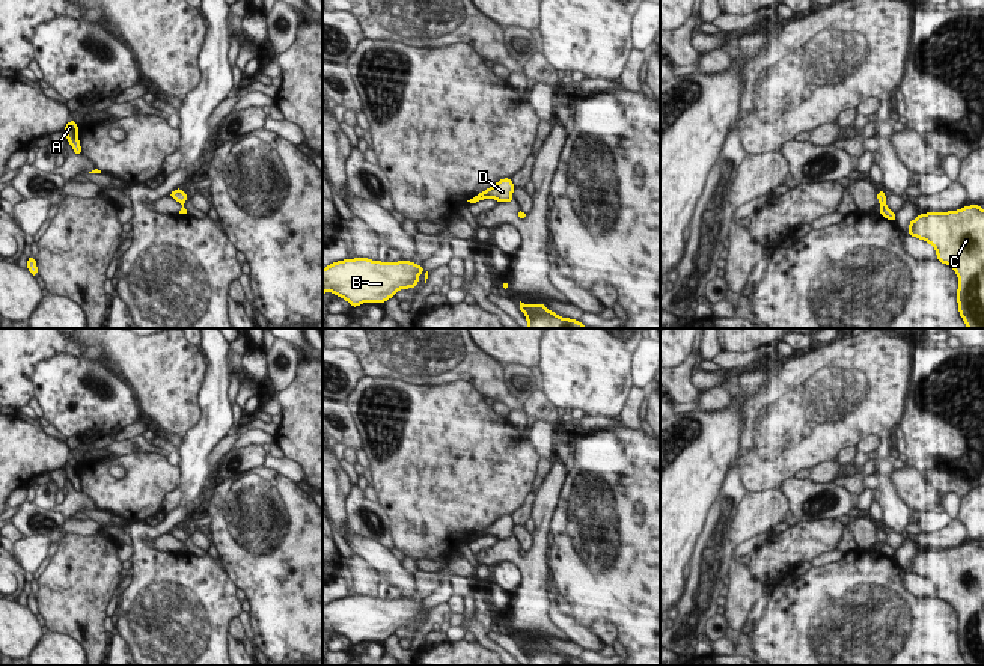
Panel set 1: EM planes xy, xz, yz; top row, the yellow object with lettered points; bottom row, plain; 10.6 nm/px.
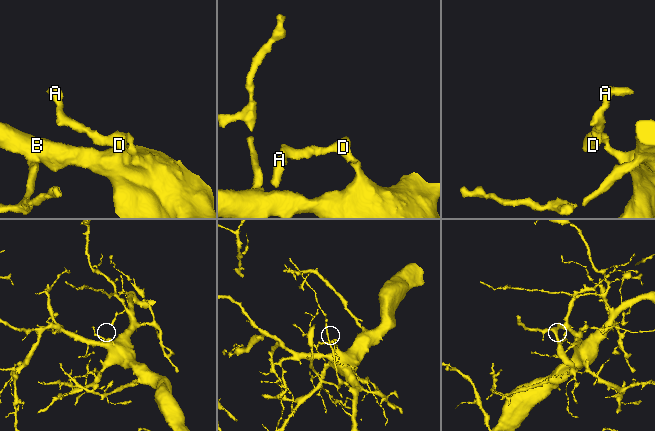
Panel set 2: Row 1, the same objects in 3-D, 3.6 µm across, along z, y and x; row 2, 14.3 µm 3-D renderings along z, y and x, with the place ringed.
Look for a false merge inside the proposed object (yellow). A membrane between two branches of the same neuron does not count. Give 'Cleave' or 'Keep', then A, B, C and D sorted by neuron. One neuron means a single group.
Keep. Groups: A B C D.

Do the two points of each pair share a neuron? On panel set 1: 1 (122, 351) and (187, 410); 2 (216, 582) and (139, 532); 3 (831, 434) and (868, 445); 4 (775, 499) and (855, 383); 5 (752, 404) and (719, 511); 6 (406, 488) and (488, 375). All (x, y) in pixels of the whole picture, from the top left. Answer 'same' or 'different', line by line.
1: same
2: same
3: different
4: different
5: different
6: different

